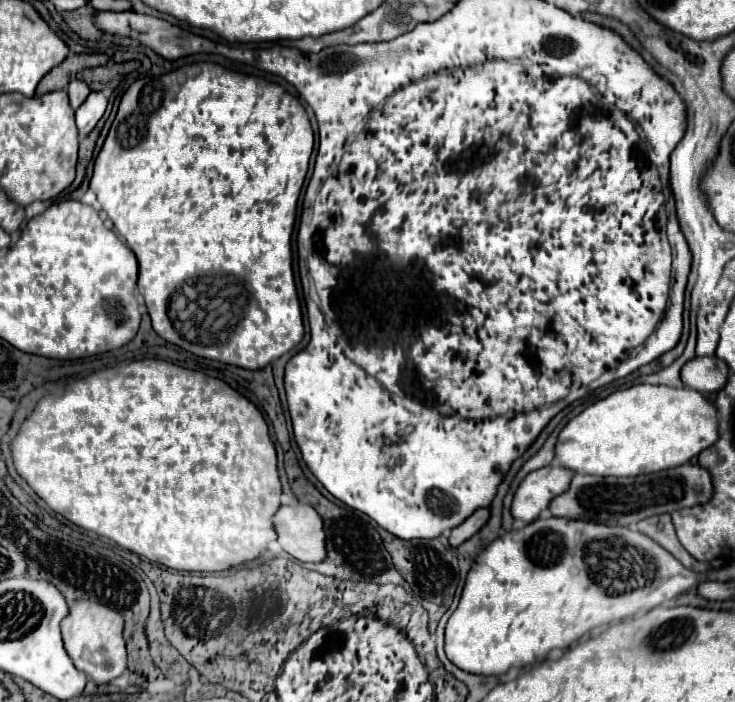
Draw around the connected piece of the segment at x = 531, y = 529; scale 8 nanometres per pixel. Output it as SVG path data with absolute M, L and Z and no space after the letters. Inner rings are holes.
M540 516L520 528L520 532L506 532L502 538L496 538L478 558L474 558L460 602L446 622L444 652L448 660L464 672L498 676L512 666L524 668L542 662L550 650L568 648L592 628L634 616L638 610L646 612L668 602L668 598L676 598L680 590L696 582L698 574L694 570L670 558L662 546L656 546L656 542L644 538L644 534L636 534L622 526Z

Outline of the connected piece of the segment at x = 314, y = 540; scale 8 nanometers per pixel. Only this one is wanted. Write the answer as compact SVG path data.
M280 506L272 516L272 524L278 544L292 558L300 562L320 562L324 558L324 530L312 506Z

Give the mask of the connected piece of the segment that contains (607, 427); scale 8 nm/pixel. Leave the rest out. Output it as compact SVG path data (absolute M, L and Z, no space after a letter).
M638 384L594 402L572 418L554 448L554 462L574 474L640 476L684 464L716 442L716 408L694 390Z

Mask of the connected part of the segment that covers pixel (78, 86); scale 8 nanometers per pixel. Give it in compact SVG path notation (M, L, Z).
M72 80L68 86L68 98L70 98L70 106L72 110L78 110L78 106L88 98L90 90L82 80Z

